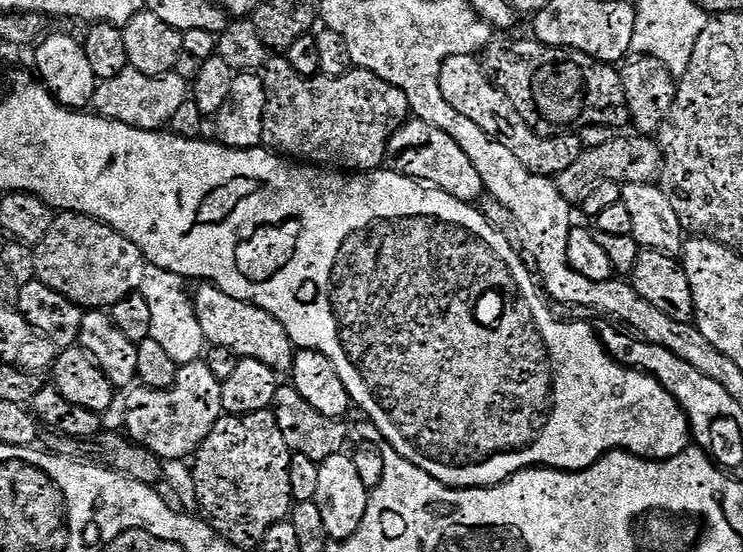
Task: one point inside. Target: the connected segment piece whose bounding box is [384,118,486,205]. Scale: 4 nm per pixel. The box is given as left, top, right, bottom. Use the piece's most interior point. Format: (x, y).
(425, 154)

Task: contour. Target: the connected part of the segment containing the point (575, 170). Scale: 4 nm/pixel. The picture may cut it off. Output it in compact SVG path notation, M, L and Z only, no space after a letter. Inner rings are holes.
M631 134L632 136L613 135L610 142L602 142L602 146L584 148L580 156L562 174L554 178L557 190L573 206L580 206L583 200L596 186L604 182L612 182L621 186L626 184L651 184L662 176L662 157L660 145L651 135Z

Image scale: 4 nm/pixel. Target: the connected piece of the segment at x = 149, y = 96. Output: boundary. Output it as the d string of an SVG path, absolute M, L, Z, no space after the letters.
M127 68L118 78L101 80L97 83L96 93L91 107L95 115L104 116L107 120L122 122L138 130L155 132L171 125L174 113L182 107L182 102L190 99L189 81L183 80L174 71L161 76L147 76L133 68Z

